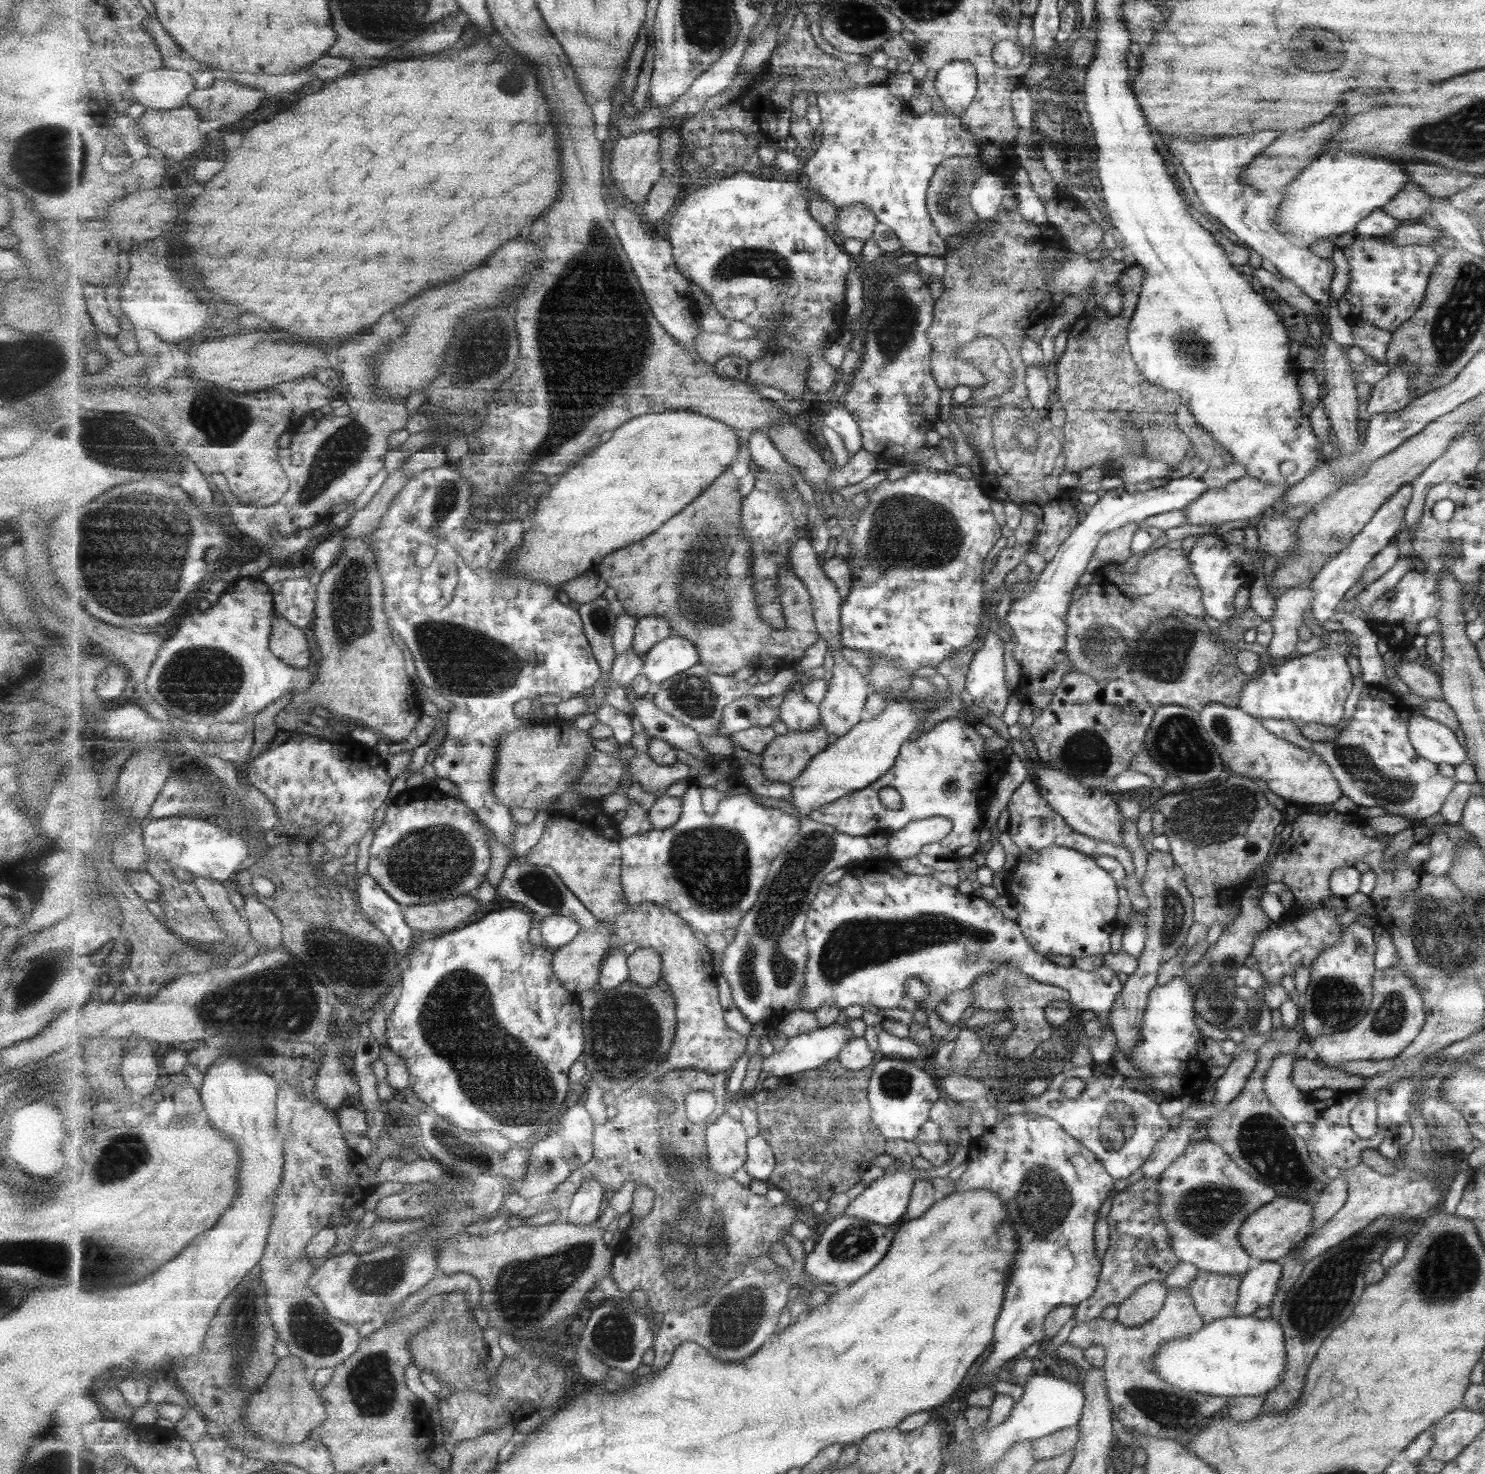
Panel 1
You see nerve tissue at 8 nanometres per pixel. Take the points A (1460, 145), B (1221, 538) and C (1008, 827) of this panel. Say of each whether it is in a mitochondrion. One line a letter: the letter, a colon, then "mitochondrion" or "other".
A: mitochondrion
B: other
C: other

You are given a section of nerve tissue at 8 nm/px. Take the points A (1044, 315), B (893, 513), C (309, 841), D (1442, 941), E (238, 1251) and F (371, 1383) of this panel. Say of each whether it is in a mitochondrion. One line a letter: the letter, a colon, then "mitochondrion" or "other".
A: other
B: mitochondrion
C: other
D: mitochondrion
E: other
F: mitochondrion

